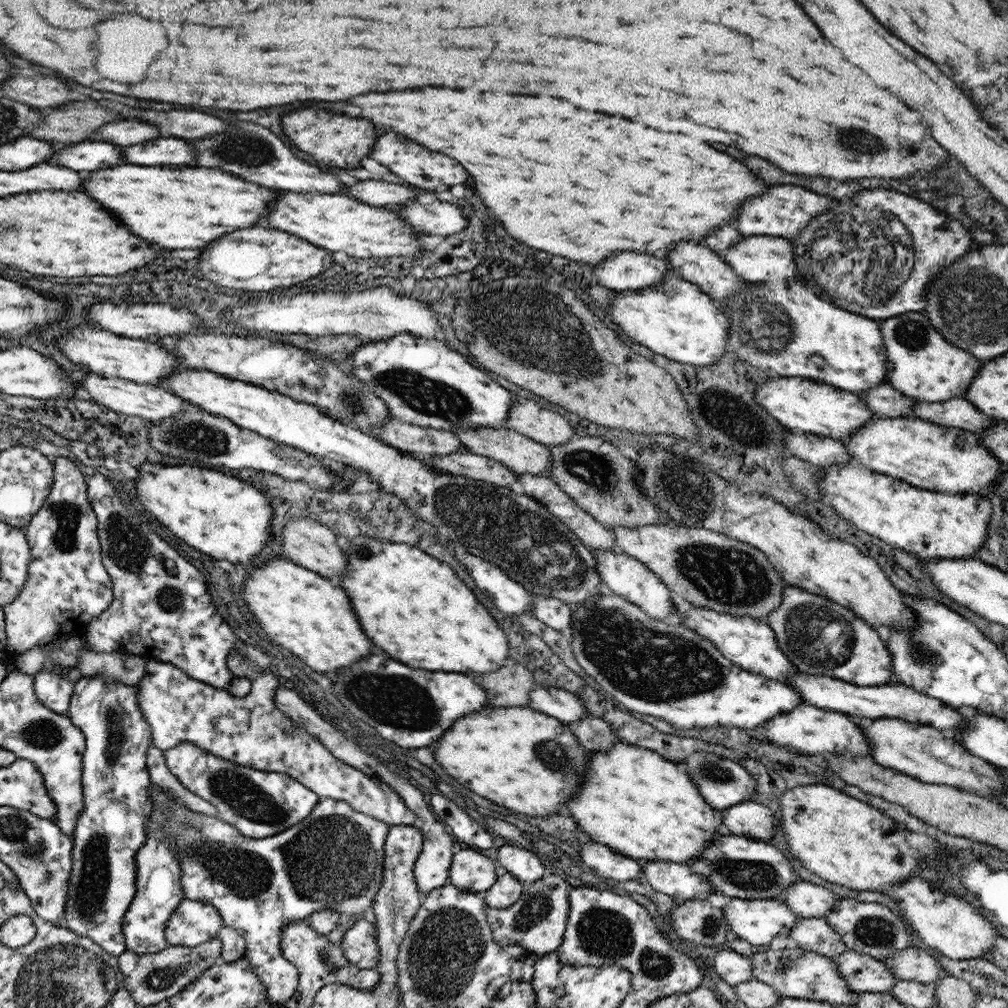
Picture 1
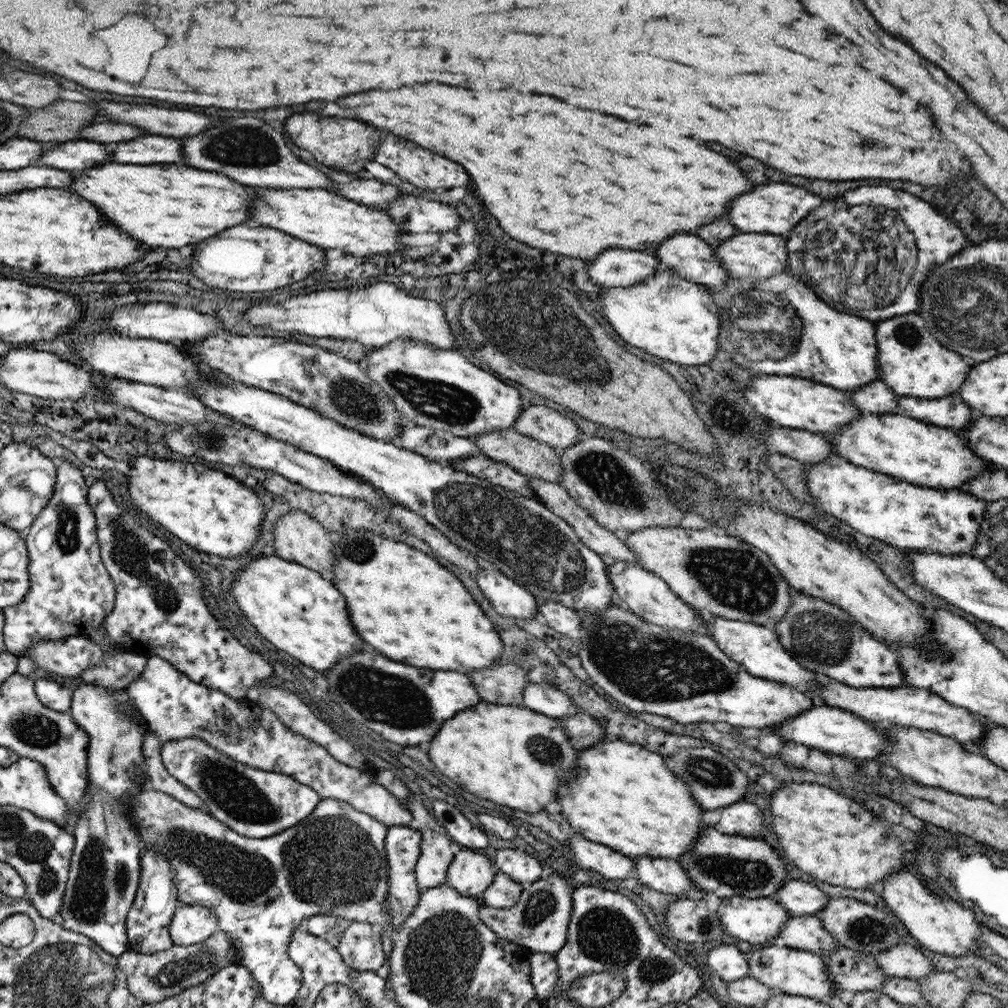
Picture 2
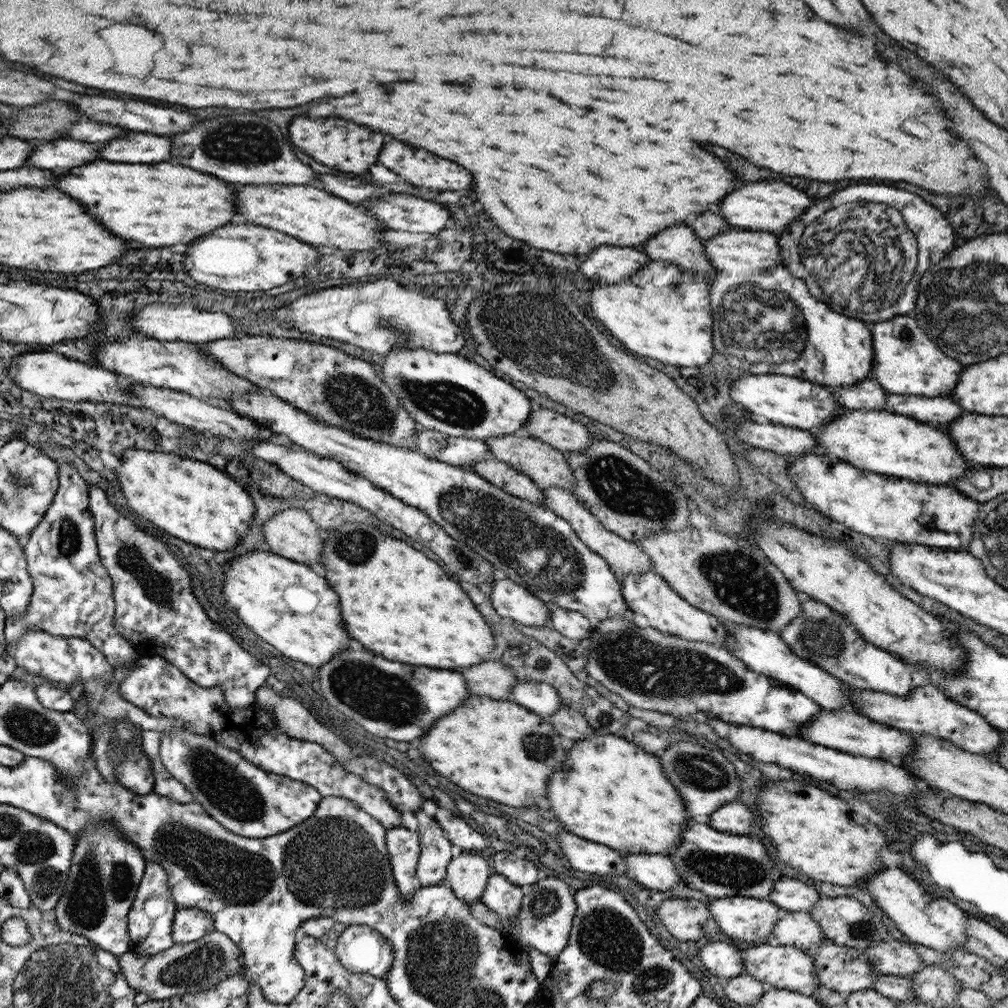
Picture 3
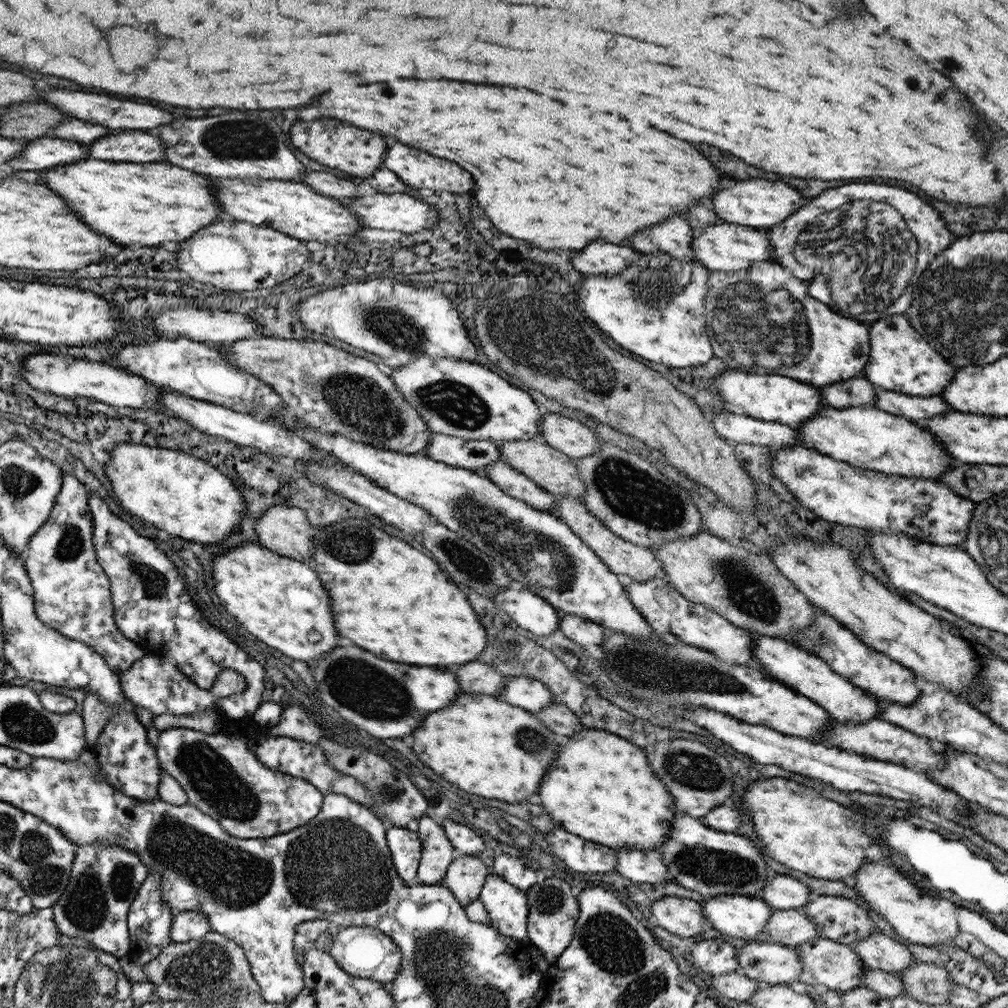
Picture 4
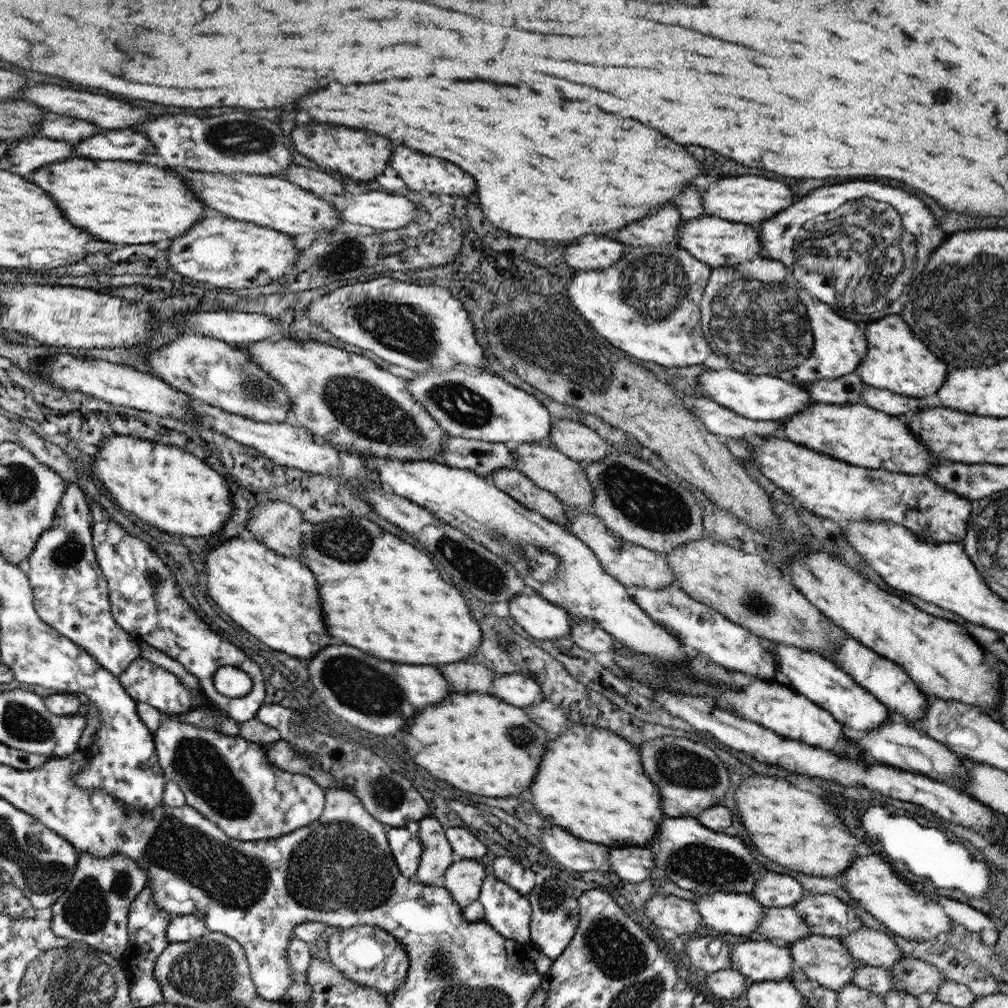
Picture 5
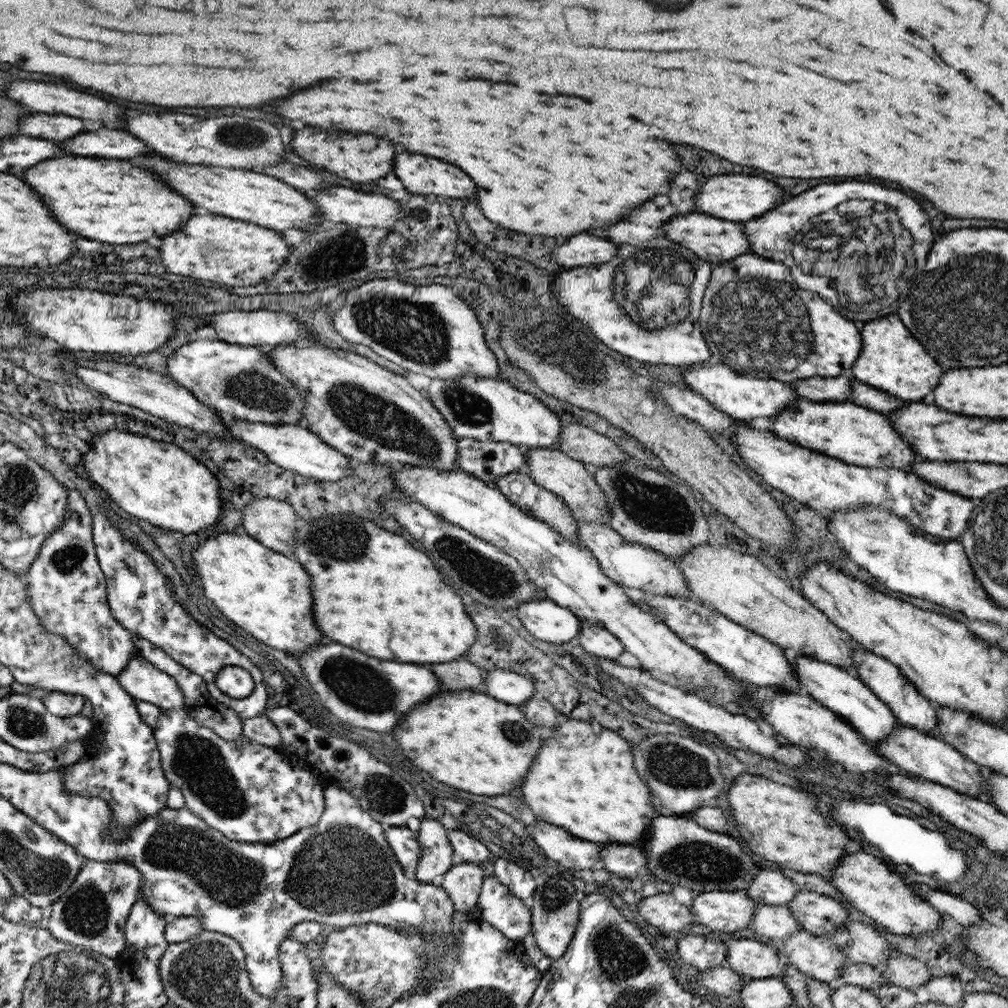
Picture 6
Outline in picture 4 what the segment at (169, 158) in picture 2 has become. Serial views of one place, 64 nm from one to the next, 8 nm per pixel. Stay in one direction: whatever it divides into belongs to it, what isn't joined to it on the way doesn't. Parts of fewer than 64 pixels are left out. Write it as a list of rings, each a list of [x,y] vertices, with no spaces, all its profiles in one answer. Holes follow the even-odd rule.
[[[119,132],[95,140],[87,152],[97,160],[115,162],[155,162],[161,158],[161,142],[143,132]]]

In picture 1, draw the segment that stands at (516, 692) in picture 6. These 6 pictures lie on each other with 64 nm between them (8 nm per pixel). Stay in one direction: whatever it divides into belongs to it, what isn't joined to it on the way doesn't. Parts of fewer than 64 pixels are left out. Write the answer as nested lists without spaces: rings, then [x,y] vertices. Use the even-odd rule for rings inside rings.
[[[535,686],[530,692],[530,704],[527,707],[567,724],[586,718],[588,714],[585,706],[586,704],[572,692]]]

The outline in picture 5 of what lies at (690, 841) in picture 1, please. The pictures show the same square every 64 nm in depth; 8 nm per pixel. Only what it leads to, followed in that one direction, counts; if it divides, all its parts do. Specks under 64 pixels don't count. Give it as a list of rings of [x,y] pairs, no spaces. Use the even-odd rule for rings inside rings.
[[[568,720],[568,727],[557,733],[557,740],[553,738],[547,744],[547,752],[539,764],[535,780],[529,788],[531,802],[535,810],[545,816],[551,824],[559,826],[568,832],[587,840],[587,842],[611,847],[646,847],[654,840],[659,822],[663,818],[659,790],[639,766],[639,756],[633,750],[633,745],[624,738],[617,736],[610,730],[597,728],[590,723],[572,723]]]

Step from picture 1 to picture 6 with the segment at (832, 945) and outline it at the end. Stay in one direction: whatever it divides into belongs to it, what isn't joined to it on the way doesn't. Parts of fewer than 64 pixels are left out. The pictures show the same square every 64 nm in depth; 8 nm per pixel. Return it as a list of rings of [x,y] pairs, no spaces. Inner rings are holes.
[[[759,903],[753,907],[749,926],[755,934],[771,940],[783,939],[800,929],[786,906],[768,906]]]

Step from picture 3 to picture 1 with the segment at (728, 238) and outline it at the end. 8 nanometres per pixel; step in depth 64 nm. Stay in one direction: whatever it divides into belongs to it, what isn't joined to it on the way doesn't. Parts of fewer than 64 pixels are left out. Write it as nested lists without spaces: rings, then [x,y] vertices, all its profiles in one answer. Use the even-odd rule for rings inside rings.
[[[755,235],[737,242],[727,254],[723,262],[737,273],[740,280],[748,282],[779,282],[779,280],[793,279],[799,282],[798,266],[794,261],[792,244],[785,238],[767,235]]]

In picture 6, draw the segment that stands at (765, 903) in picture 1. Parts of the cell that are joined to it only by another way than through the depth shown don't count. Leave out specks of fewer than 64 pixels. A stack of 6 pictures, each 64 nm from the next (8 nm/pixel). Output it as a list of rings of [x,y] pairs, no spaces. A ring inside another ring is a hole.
[[[714,890],[713,892],[699,892],[687,908],[689,908],[695,924],[700,924],[709,931],[731,933],[749,927],[749,921],[751,921],[753,907],[755,906],[756,903],[749,900],[744,892],[719,892]]]

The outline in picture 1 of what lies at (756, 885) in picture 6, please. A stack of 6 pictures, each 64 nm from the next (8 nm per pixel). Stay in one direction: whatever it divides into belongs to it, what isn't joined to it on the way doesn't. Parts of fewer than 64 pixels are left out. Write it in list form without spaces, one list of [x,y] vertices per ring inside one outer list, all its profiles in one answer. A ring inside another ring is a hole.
[[[799,880],[785,889],[779,899],[796,918],[821,918],[829,915],[836,898],[828,888]]]

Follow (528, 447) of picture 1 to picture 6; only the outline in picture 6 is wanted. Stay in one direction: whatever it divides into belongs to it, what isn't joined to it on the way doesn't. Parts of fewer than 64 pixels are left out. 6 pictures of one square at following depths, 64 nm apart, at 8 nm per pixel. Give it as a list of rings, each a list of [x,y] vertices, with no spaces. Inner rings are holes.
[[[547,448],[528,449],[524,459],[526,472],[533,483],[558,496],[576,521],[597,521],[606,525],[610,512],[604,502],[604,494],[593,481],[590,467],[585,466],[581,461],[567,457],[559,450],[547,450]]]

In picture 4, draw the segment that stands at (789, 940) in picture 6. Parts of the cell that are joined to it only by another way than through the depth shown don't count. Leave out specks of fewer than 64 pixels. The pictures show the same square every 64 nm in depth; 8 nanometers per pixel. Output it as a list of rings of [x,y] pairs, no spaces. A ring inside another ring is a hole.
[[[817,936],[813,940],[795,946],[795,948],[801,961],[802,971],[811,975],[817,984],[823,984],[829,990],[835,990],[837,993],[862,986],[861,975],[863,975],[865,967],[851,946]]]

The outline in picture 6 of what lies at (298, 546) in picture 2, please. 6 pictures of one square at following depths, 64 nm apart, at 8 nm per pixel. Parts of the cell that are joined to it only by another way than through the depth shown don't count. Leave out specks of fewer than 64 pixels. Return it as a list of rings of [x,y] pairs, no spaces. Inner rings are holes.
[[[275,498],[253,500],[243,508],[244,532],[268,549],[292,558],[298,516],[287,502]]]

